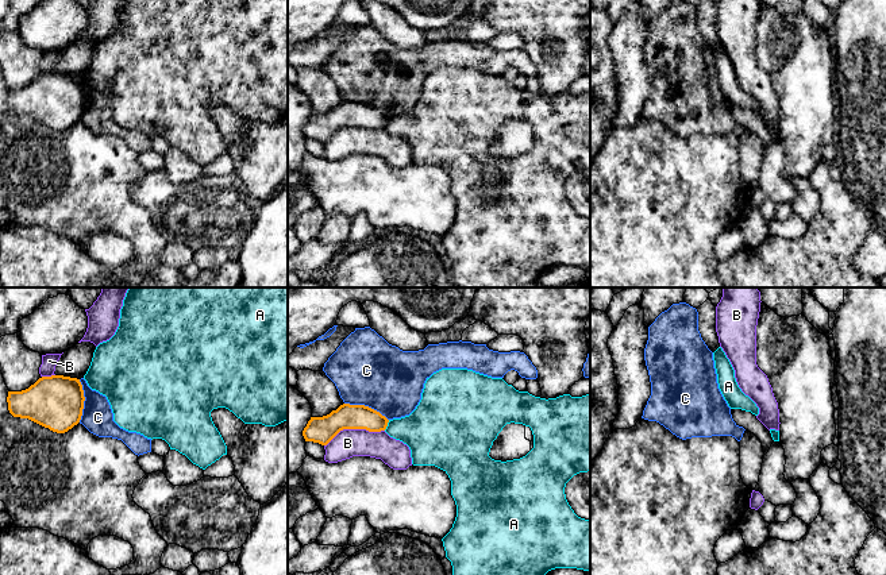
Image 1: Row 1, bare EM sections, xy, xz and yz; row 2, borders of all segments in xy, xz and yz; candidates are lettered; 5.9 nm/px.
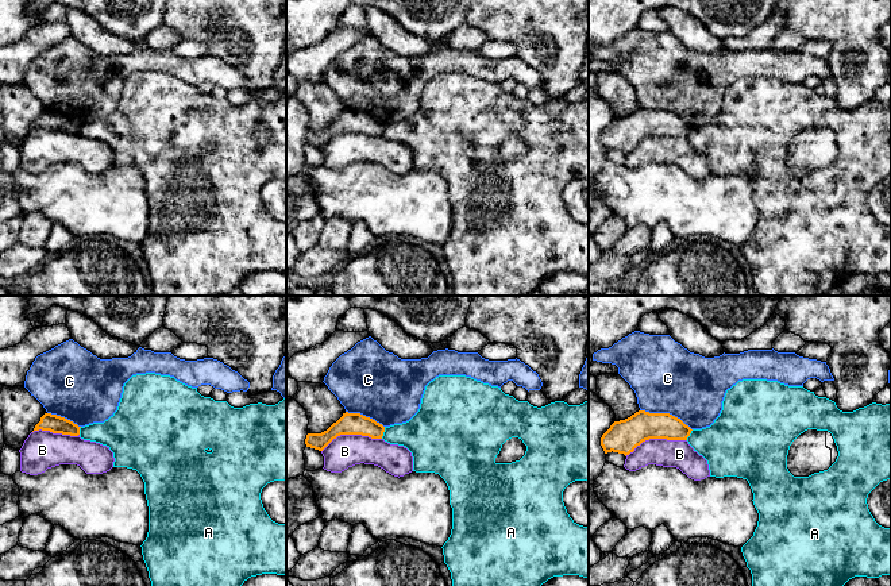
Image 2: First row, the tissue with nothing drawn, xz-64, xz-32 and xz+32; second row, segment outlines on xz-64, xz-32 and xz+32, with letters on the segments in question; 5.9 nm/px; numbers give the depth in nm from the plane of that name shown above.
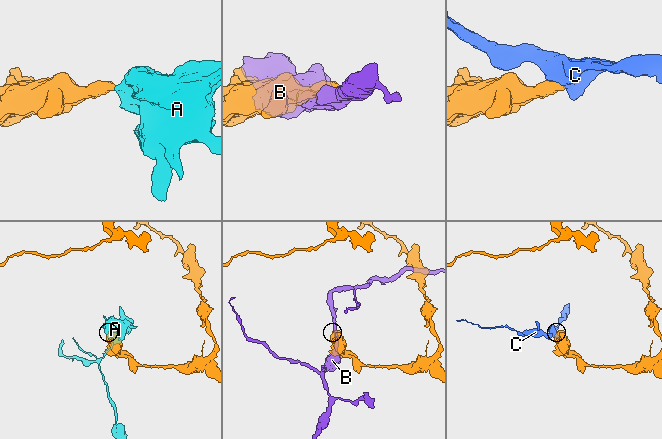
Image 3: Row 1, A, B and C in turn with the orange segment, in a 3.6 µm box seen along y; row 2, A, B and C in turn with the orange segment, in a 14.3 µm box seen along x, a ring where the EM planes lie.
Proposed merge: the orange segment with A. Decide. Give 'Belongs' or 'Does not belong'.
Does not belong

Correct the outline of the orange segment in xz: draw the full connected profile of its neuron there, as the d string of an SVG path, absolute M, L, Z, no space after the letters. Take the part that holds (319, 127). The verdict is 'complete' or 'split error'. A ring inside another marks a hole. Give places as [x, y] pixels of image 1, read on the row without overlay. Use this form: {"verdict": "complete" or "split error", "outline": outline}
{"verdict": "complete", "outline": "M343 101L327 113L311 115L303 134L305 139L327 143L343 127L381 130L388 120L385 113L369 104Z"}

